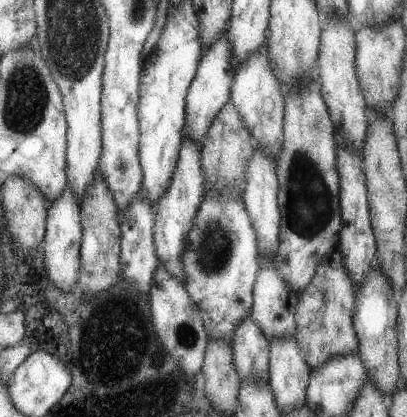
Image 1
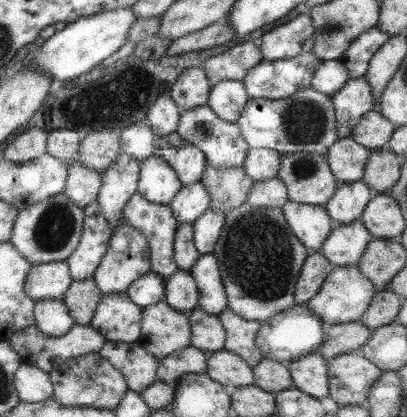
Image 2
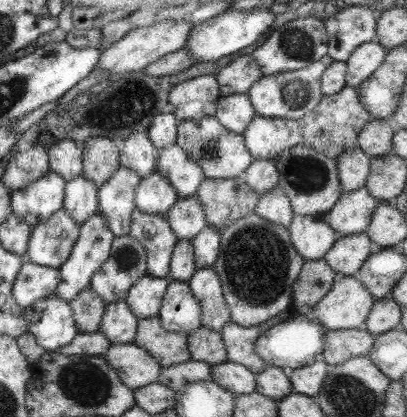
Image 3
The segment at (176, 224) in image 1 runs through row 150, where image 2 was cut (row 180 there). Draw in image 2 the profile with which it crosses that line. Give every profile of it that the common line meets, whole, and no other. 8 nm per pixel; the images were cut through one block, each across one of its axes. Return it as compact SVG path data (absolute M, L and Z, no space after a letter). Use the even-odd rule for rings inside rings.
M177 132L157 138L153 156L163 158L173 168L173 174L179 178L183 188L201 182L201 174L207 168L205 154L199 148L189 146L189 142L185 142Z

